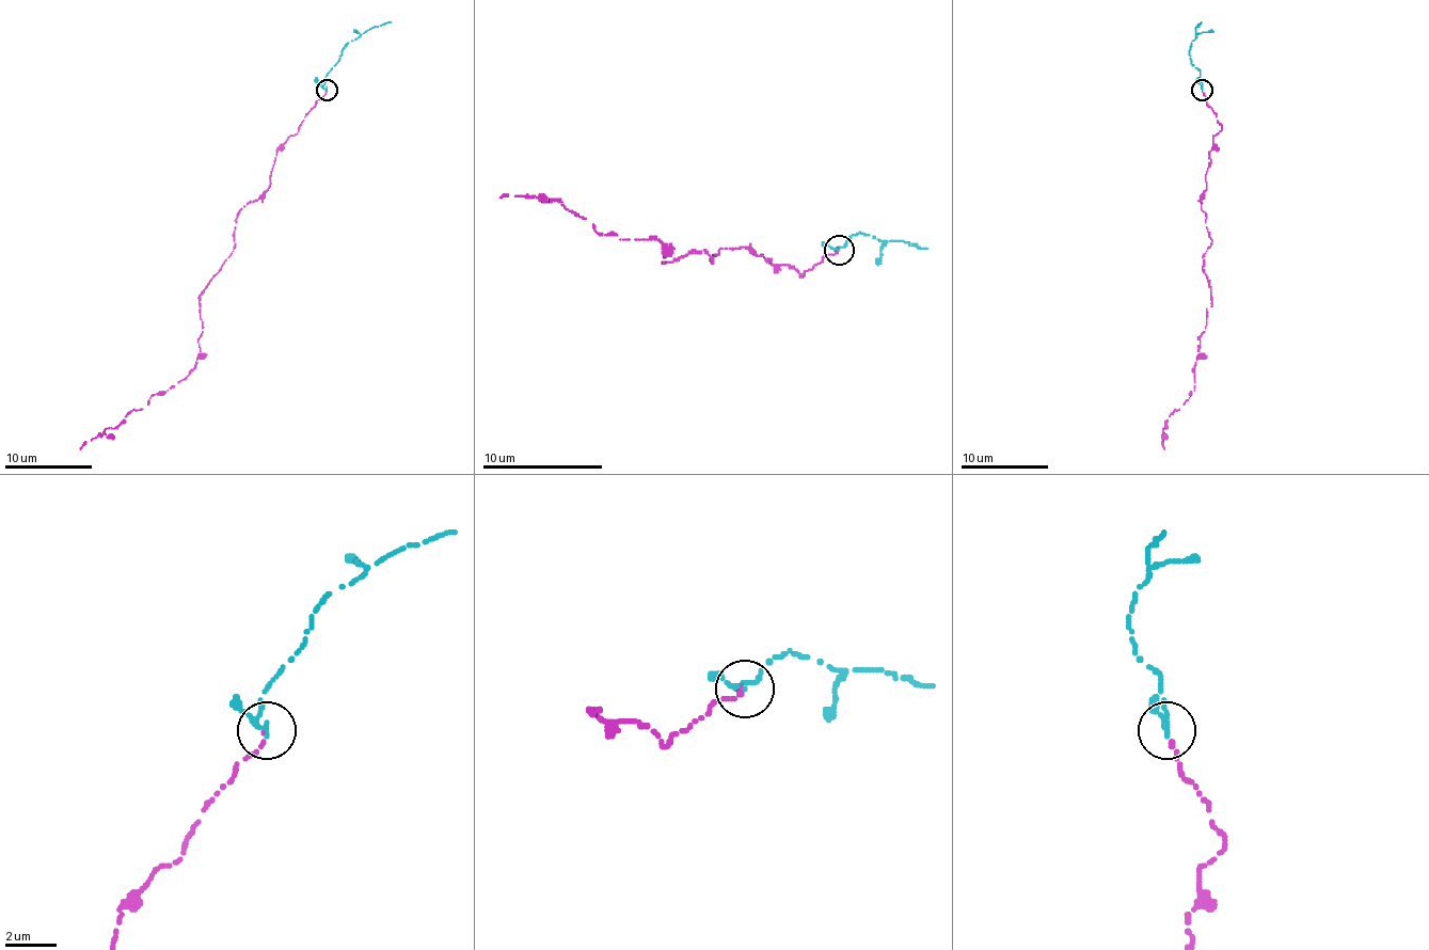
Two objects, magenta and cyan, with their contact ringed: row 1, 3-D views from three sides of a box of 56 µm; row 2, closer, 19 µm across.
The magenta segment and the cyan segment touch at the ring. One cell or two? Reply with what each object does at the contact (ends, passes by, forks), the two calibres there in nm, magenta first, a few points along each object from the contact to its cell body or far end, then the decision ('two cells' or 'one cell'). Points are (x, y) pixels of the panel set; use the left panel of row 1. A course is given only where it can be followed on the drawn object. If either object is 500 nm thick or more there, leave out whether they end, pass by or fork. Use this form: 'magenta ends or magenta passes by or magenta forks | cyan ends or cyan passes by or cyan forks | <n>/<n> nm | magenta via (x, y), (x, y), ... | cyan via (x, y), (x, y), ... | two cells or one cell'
magenta ends | cyan passes by | 140/150 nm | magenta via (324, 89), (276, 149), (270, 187), (242, 209), (233, 231), (236, 246), (201, 296), (196, 365), (81, 448) | cyan via (327, 89), (324, 76), (339, 59), (343, 50), (370, 28), (390, 21) | one cell

